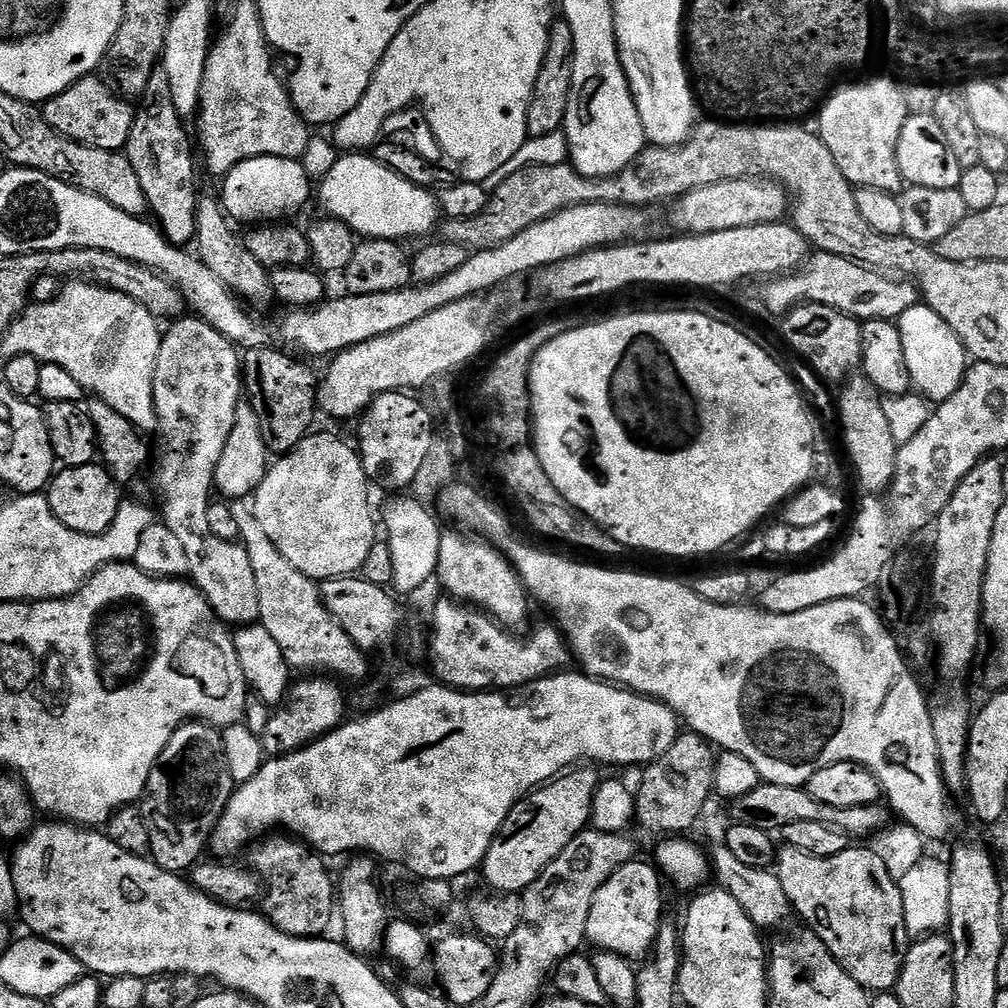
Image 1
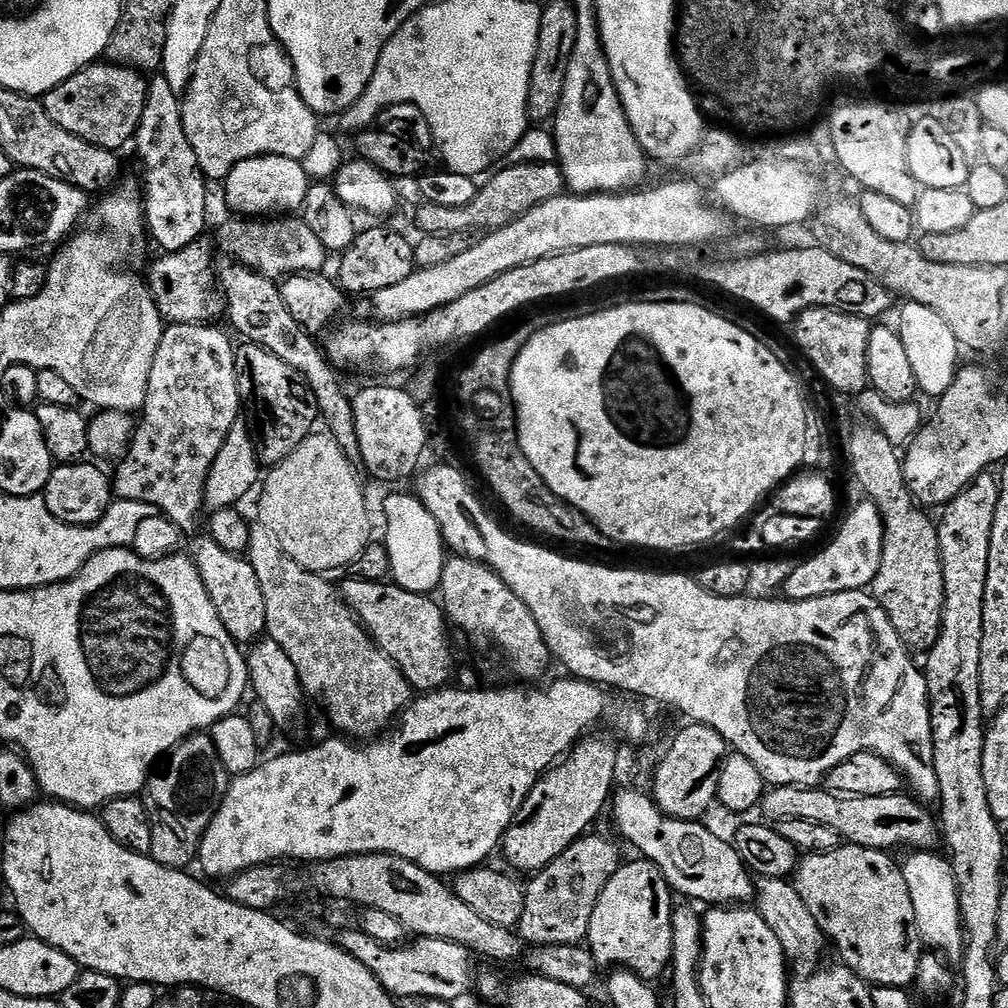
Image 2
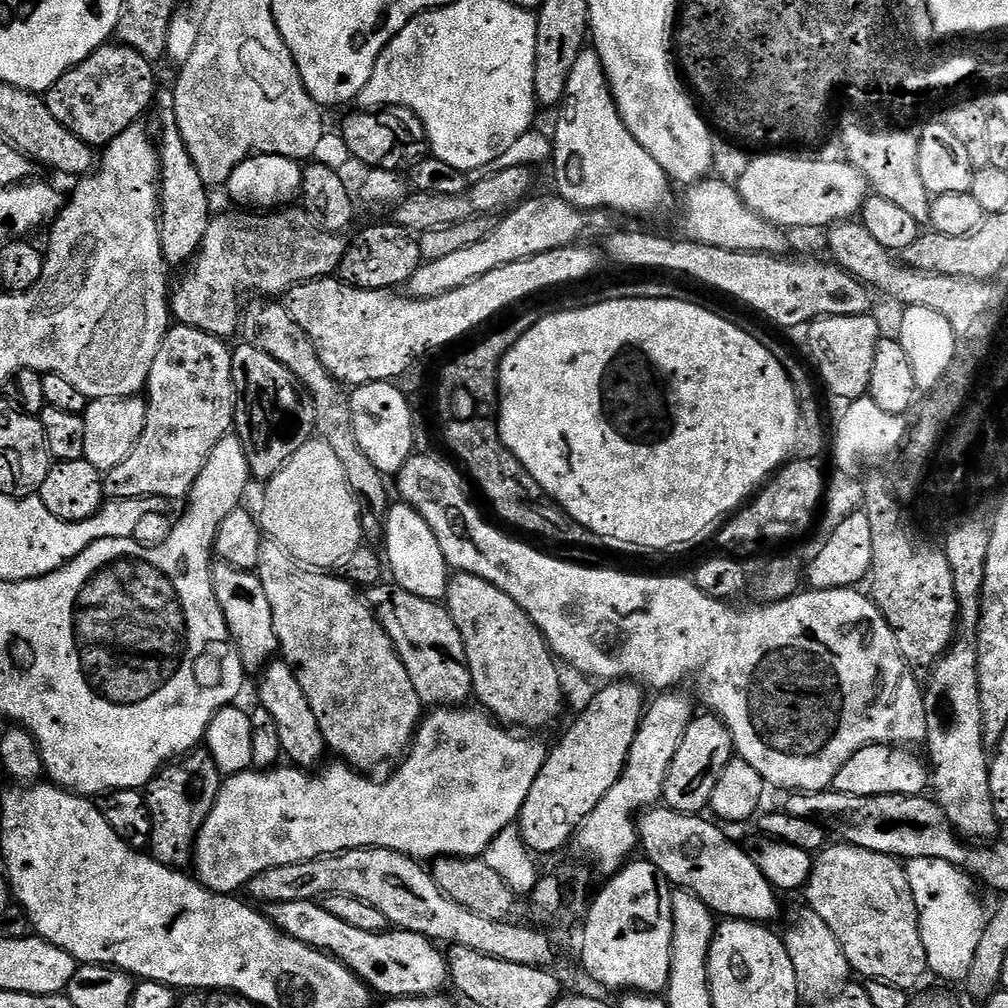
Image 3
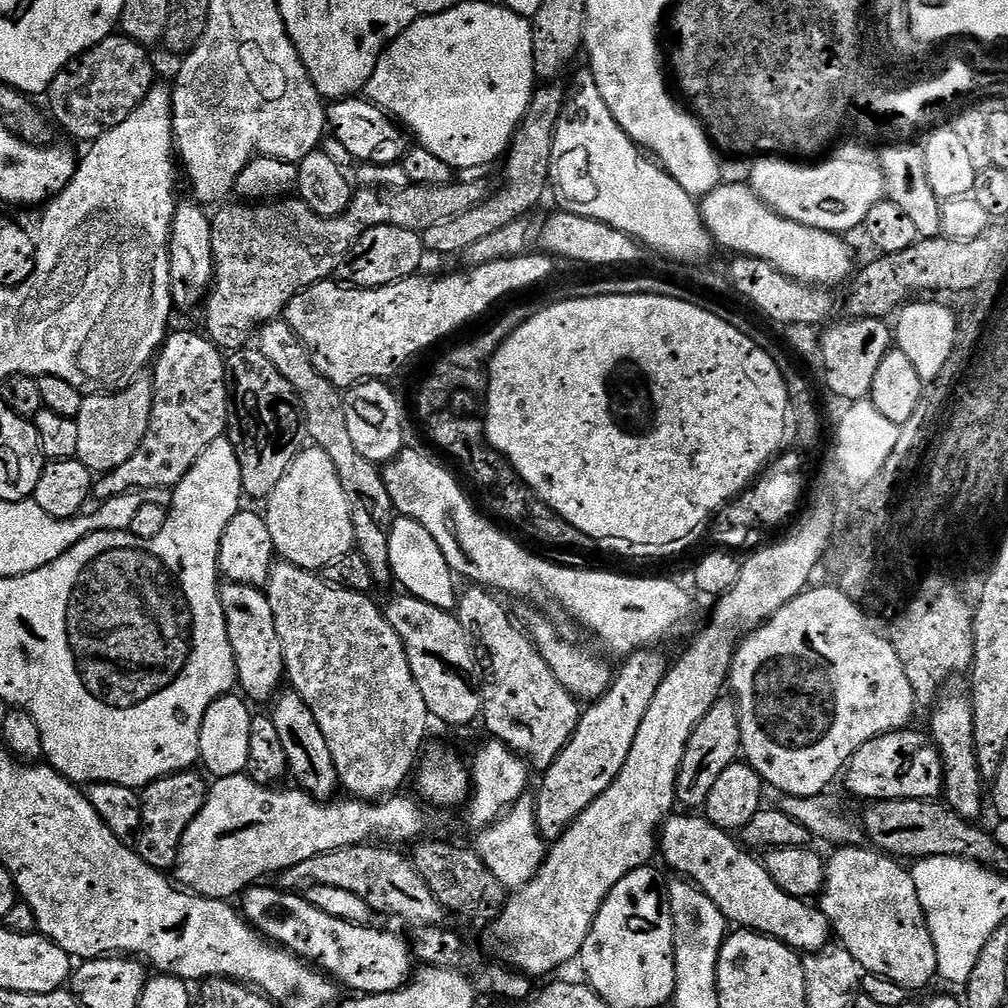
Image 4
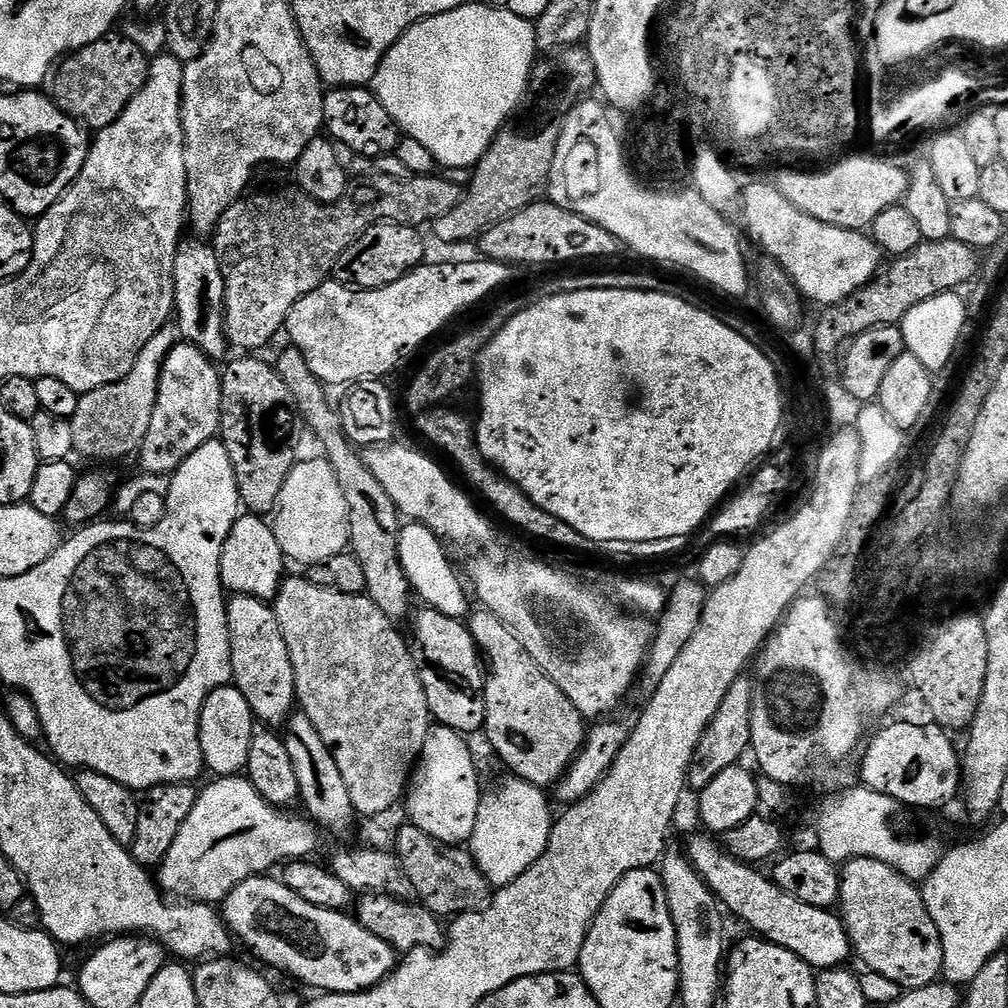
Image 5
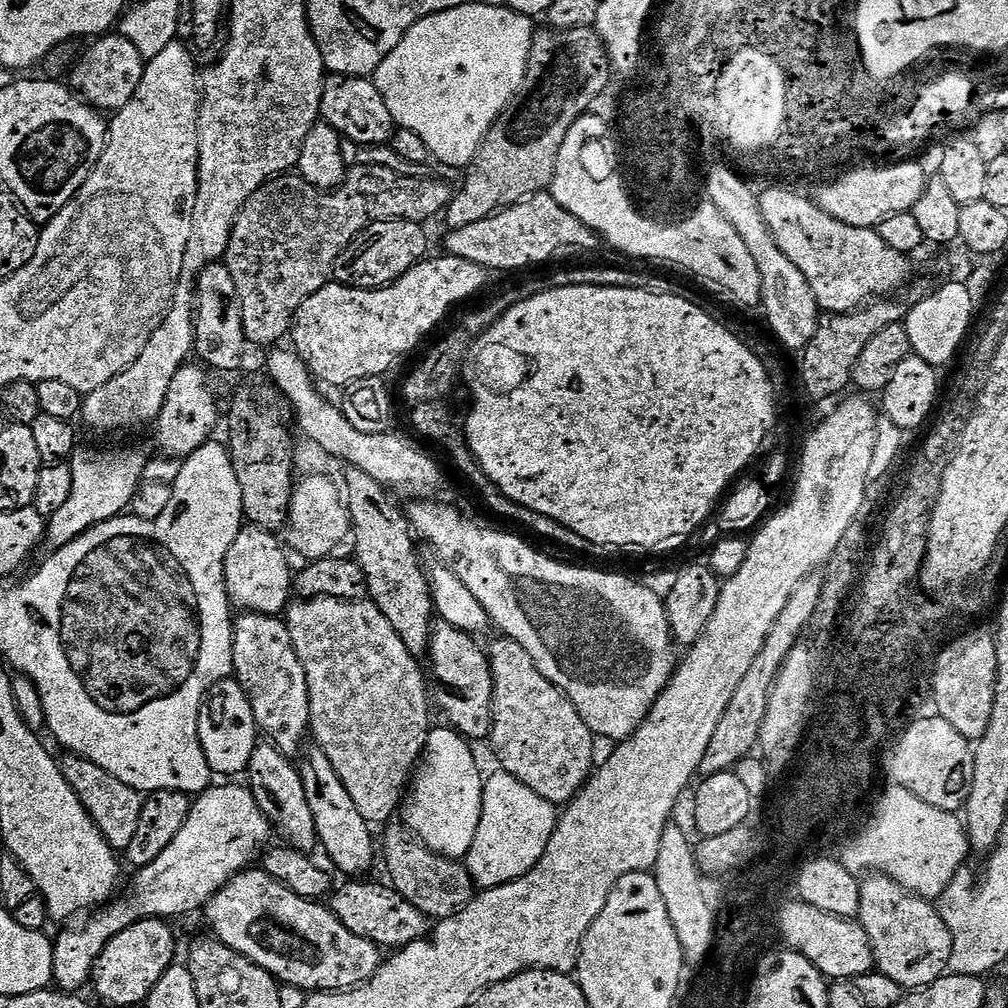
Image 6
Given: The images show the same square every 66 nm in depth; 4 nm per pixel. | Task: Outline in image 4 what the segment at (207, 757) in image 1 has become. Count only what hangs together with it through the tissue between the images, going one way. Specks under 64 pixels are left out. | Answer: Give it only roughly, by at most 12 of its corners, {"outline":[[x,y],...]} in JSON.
{"outline":[[173,772],[140,792],[134,847],[146,866],[175,869],[182,834],[209,781]]}

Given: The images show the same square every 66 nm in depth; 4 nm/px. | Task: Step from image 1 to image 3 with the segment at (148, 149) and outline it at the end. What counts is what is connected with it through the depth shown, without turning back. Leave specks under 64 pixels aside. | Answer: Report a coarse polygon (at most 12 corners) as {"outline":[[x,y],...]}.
{"outline":[[172,88],[156,93],[164,262],[200,251],[214,215],[176,125]]}

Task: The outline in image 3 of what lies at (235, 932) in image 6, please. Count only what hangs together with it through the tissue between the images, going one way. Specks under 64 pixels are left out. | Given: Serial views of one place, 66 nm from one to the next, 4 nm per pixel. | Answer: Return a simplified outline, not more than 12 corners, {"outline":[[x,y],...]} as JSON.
{"outline":[[310,900],[269,904],[290,938],[377,997],[435,996],[447,955],[422,934],[358,930]]}

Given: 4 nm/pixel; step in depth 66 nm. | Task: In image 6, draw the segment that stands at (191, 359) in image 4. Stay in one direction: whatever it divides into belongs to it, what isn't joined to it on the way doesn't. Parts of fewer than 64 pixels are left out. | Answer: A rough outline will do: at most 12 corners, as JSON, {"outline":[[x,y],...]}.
{"outline":[[199,363],[181,365],[154,421],[163,455],[209,443],[222,408]]}

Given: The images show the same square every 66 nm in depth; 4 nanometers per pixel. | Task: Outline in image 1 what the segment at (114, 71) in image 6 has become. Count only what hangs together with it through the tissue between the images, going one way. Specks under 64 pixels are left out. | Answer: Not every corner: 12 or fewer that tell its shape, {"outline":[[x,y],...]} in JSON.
{"outline":[[89,74],[42,111],[58,134],[98,150],[128,147],[136,108]]}

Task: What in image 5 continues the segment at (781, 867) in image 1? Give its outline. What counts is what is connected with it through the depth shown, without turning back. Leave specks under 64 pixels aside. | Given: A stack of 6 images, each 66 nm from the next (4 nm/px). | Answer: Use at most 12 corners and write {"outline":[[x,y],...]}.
{"outline":[[886,862],[843,865],[838,912],[867,971],[941,979],[923,891]]}

